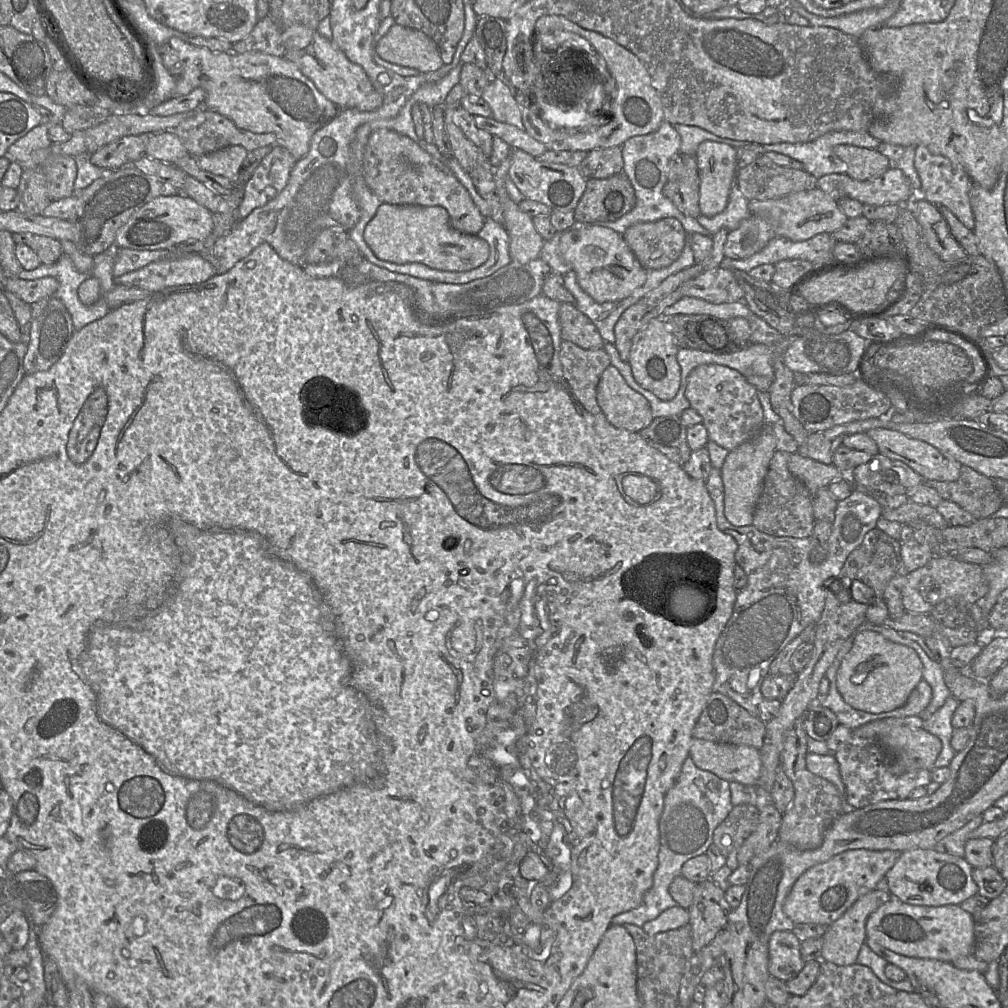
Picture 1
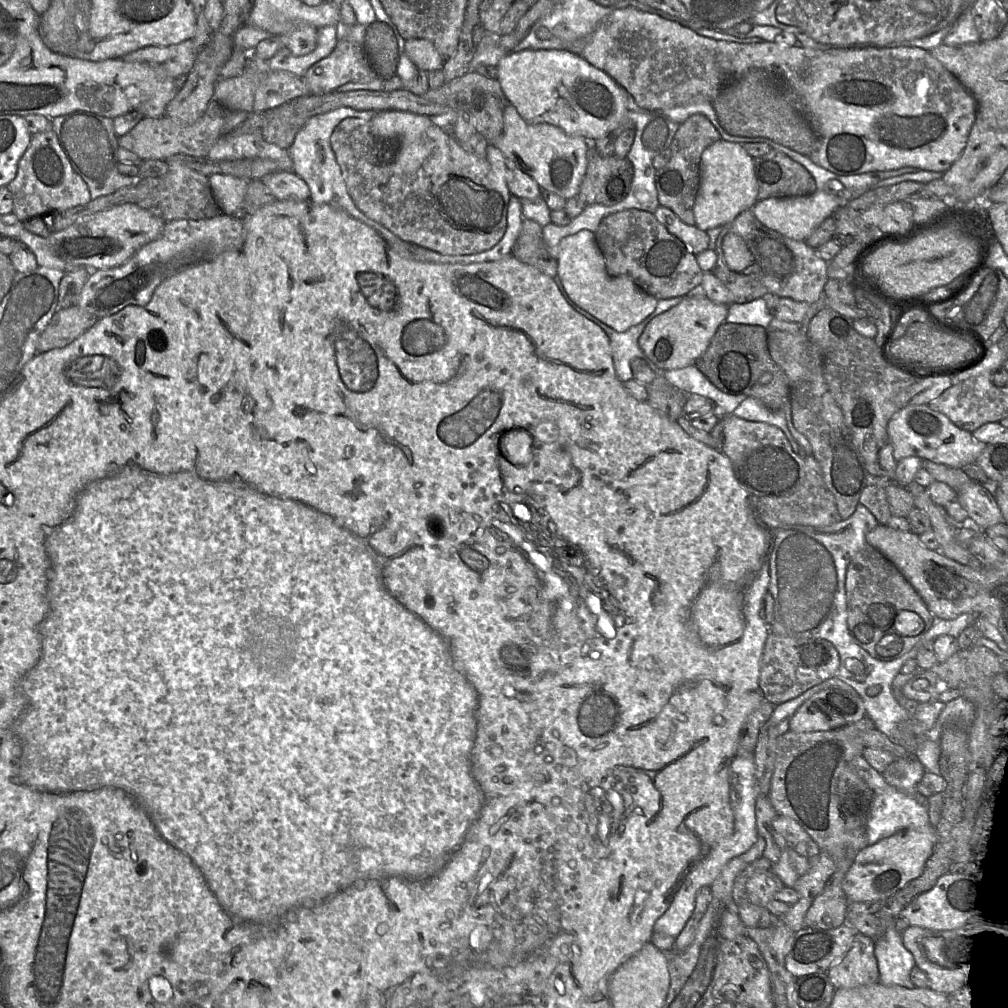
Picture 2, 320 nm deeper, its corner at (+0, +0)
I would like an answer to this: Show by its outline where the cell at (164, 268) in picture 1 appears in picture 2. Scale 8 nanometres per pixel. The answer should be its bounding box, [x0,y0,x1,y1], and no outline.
[75,213,246,319]

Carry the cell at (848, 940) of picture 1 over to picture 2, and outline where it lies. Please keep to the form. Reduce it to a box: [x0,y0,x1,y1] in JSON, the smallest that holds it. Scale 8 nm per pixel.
[826,933,879,990]

